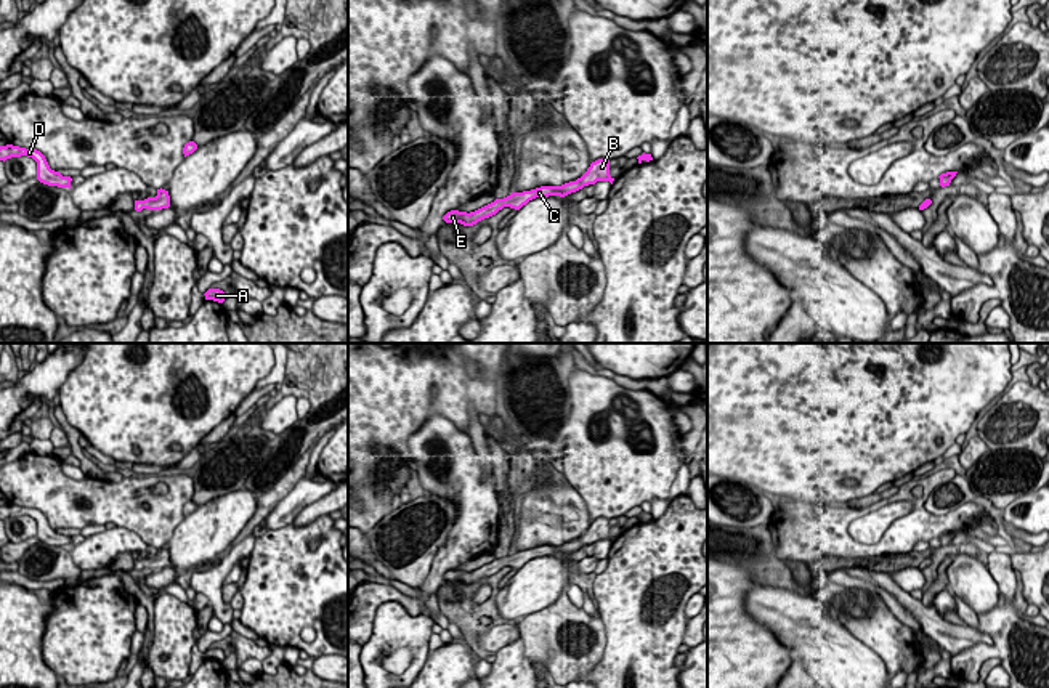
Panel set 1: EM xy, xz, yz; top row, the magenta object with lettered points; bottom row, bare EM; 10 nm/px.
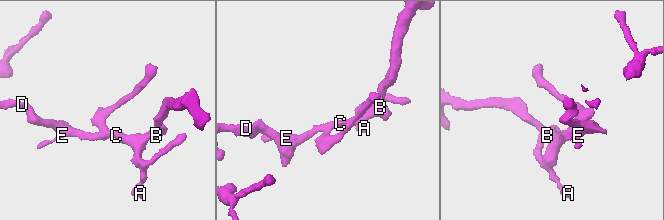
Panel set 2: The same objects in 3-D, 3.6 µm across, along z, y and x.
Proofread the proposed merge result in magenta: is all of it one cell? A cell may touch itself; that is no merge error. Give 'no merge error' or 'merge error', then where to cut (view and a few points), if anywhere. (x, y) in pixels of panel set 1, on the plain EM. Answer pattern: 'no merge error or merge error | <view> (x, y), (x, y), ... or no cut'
no merge error | no cut

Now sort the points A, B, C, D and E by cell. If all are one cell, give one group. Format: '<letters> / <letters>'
A B C D E

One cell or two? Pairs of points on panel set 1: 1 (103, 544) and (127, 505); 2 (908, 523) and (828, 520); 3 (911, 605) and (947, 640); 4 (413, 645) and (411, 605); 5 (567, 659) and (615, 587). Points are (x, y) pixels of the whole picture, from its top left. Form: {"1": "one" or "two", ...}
{"1": "two", "2": "one", "3": "one", "4": "two", "5": "two"}

